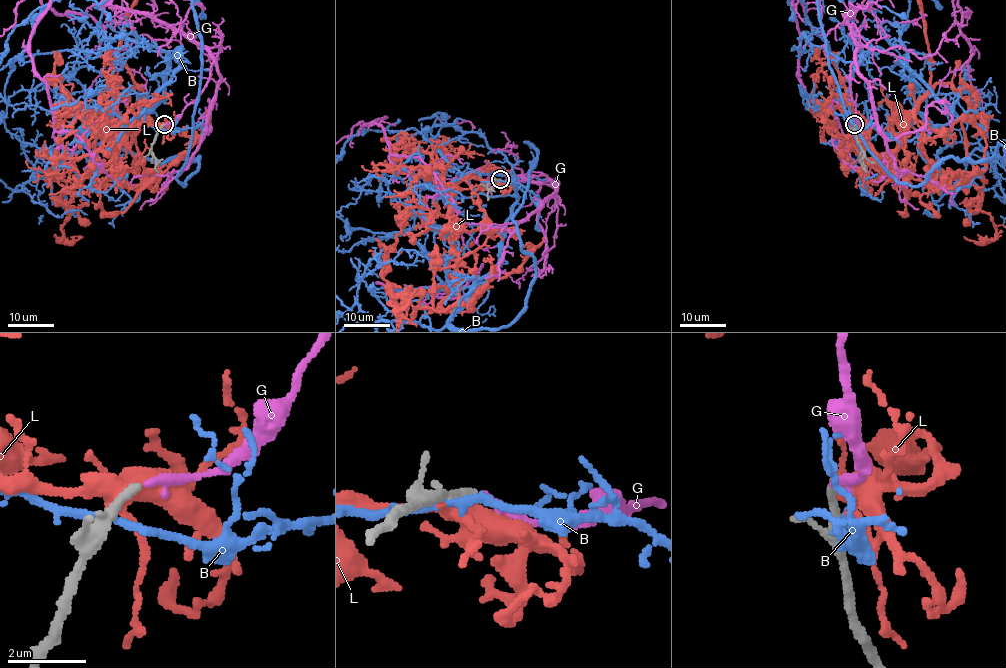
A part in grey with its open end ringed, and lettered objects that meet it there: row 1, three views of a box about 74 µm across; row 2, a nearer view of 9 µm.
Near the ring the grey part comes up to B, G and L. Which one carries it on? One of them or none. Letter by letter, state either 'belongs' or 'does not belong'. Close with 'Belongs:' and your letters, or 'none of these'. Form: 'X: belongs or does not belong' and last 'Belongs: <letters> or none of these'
B: does not belong
G: belongs
L: does not belong
Belongs: G

